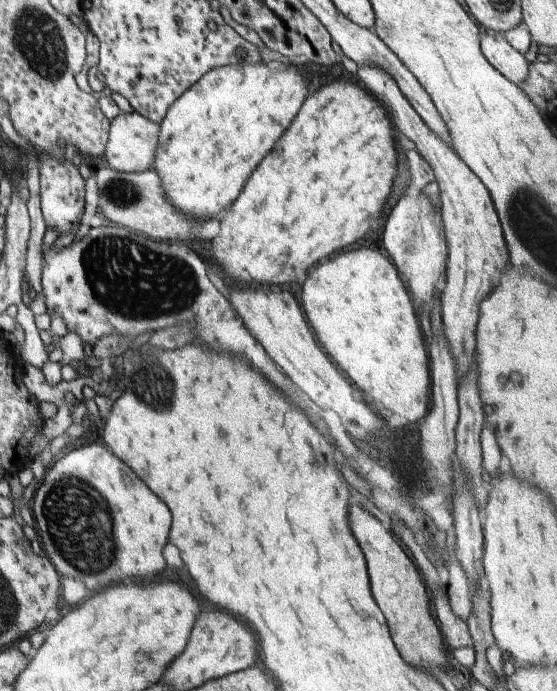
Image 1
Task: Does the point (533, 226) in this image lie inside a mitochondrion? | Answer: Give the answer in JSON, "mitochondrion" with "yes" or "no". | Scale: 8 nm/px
{"mitochondrion":"yes"}

